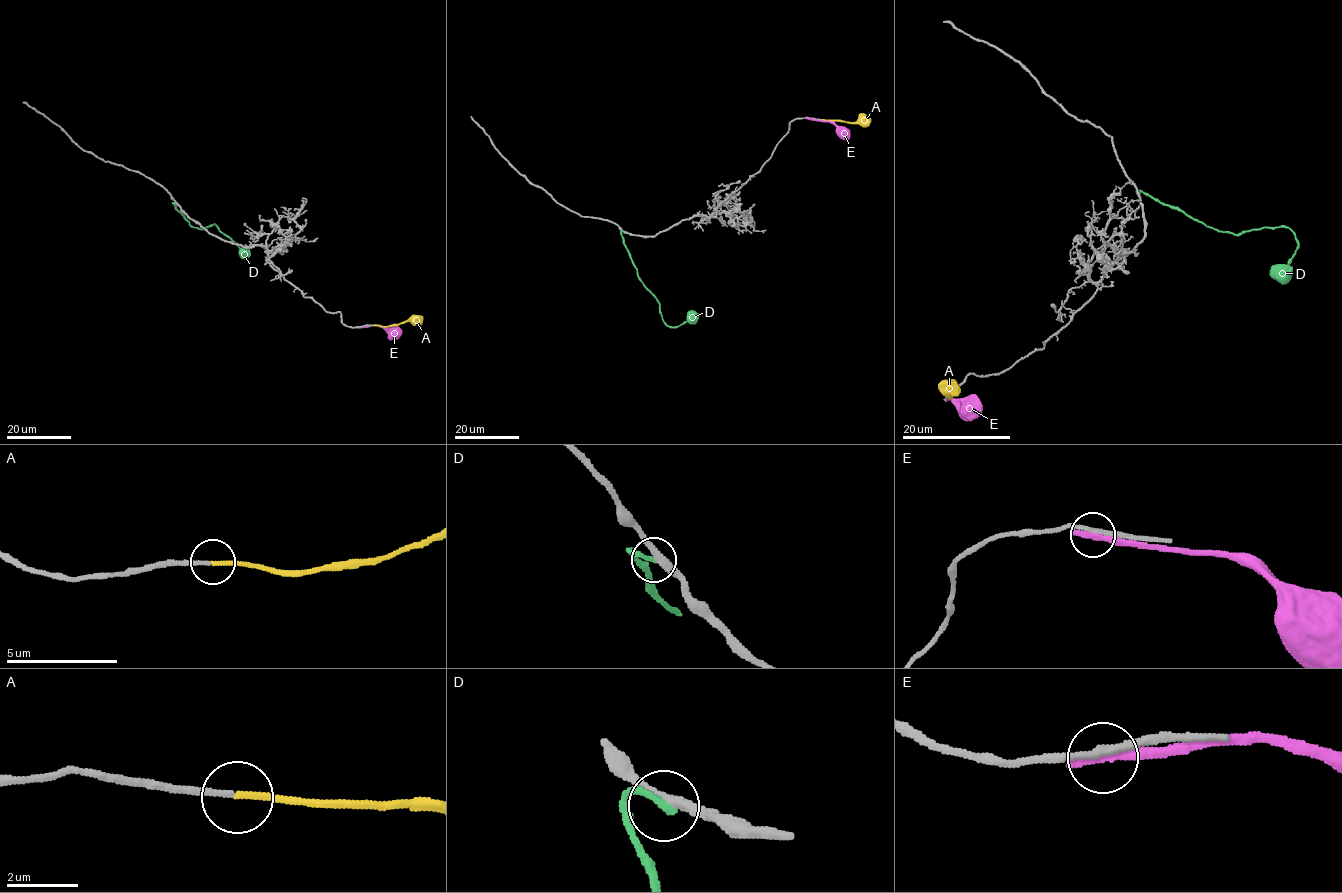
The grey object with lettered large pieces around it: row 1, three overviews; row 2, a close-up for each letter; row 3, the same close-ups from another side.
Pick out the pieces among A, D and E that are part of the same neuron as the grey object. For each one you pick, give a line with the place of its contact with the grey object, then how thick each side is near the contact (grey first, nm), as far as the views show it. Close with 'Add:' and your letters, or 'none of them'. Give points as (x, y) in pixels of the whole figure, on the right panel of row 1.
A: (948, 396) | 180/200 nm
Add: A

